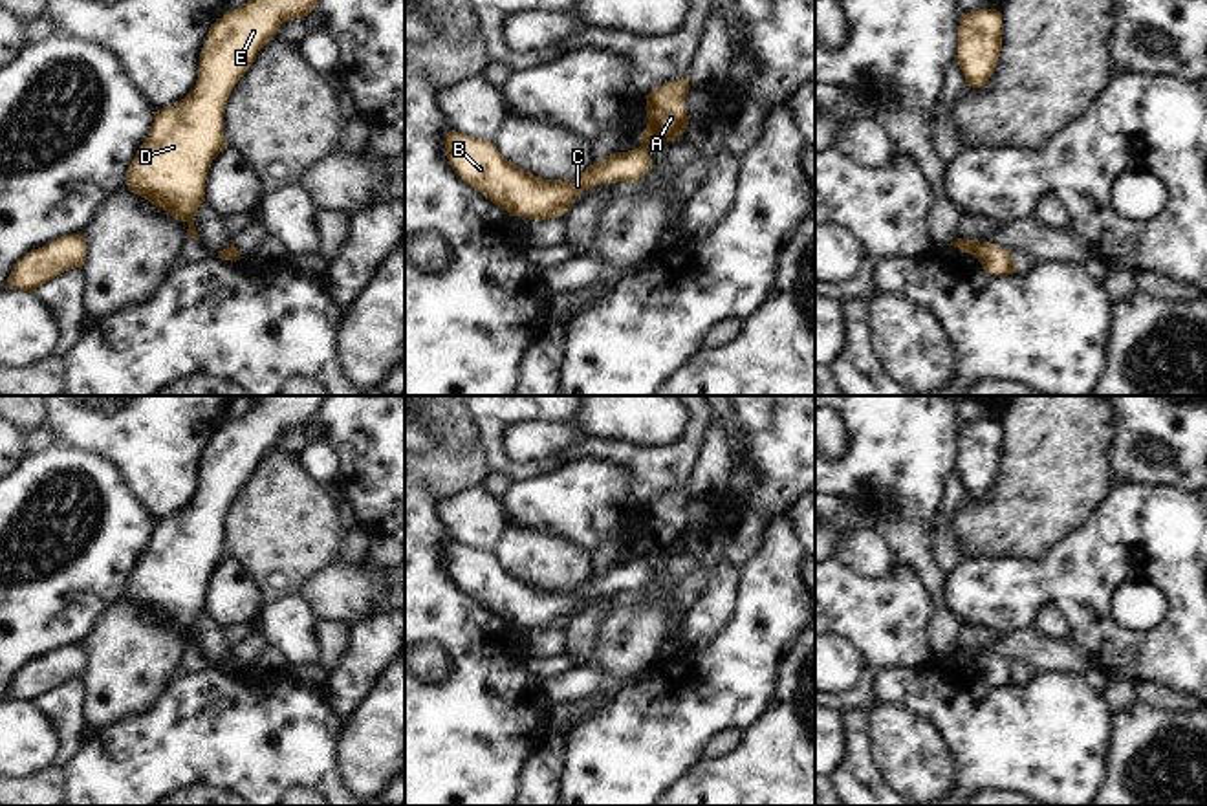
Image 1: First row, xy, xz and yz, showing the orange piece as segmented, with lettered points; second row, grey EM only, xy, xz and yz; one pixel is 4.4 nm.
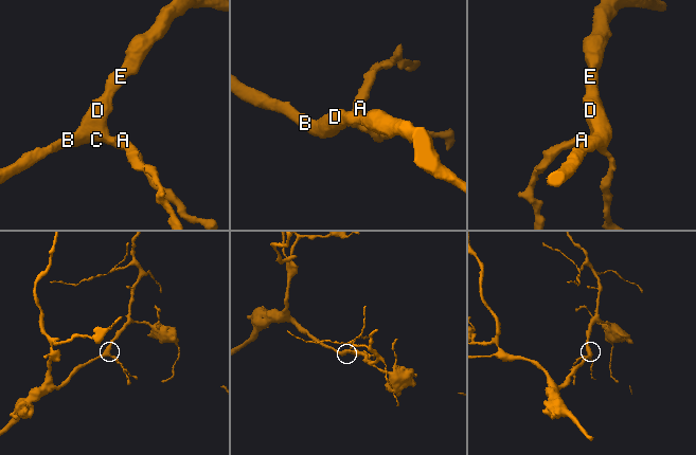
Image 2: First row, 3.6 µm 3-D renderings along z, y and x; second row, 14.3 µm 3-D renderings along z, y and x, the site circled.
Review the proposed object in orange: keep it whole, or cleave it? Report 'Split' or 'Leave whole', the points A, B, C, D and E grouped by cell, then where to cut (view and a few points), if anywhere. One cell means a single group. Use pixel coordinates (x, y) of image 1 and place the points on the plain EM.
Split. Groups: A / B C D E. Split along yz (980, 656), (973, 664).

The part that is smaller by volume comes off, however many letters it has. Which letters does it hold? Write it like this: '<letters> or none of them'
A

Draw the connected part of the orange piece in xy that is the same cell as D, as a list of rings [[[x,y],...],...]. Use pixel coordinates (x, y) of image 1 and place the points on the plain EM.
[[[262,396],[258,405],[234,421],[225,421],[209,438],[200,463],[198,493],[185,509],[156,522],[150,544],[128,577],[128,599],[161,617],[178,632],[187,632],[187,647],[200,648],[194,637],[198,617],[205,612],[205,592],[211,573],[227,557],[223,548],[223,518],[227,509],[255,473],[258,462],[293,429],[308,427],[326,396]]]

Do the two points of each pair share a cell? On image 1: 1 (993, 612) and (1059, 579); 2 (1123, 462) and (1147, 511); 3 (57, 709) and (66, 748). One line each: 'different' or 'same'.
1: same
2: different
3: same

